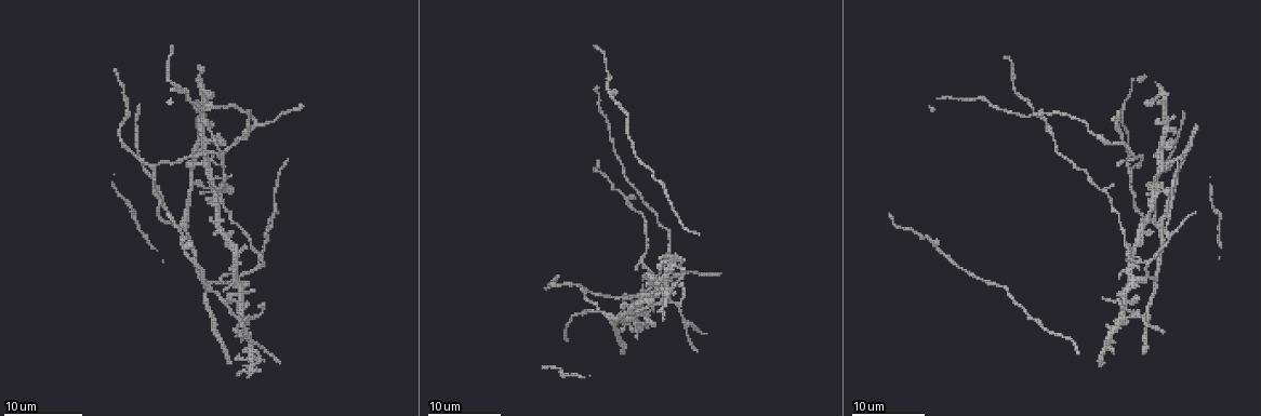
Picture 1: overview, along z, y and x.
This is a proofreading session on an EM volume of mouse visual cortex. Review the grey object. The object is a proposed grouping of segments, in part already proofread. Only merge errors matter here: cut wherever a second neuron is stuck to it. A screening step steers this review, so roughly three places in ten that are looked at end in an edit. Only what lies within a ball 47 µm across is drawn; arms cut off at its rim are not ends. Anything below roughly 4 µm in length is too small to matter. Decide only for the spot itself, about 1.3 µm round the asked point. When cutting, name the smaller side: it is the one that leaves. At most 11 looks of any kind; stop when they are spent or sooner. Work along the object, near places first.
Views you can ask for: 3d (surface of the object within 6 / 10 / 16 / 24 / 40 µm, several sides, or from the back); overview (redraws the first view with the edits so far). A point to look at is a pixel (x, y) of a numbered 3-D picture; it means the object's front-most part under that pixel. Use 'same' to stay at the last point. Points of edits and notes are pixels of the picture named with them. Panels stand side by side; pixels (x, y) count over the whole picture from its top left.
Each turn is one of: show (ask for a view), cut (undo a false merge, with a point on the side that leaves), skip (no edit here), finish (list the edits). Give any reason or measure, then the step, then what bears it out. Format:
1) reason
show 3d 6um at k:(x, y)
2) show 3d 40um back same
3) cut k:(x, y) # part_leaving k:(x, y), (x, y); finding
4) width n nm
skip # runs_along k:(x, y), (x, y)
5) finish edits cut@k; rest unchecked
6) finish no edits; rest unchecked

arms part here
show 3d 24um at 1:(1126, 245)

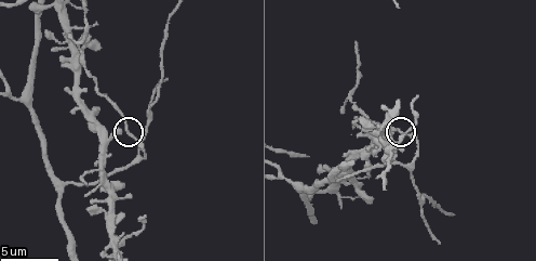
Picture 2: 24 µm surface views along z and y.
show 3d 6um at 2:(400, 132)

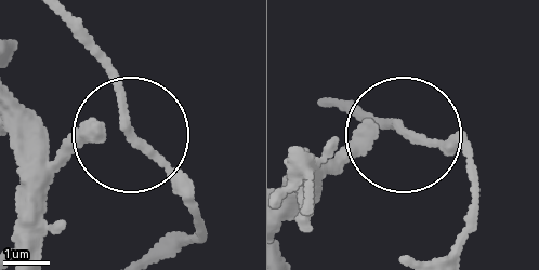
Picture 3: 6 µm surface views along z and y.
side_arm 39 um
skip # one neuron here

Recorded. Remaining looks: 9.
three arms meet
show 3d 10um at 2:(84, 51)

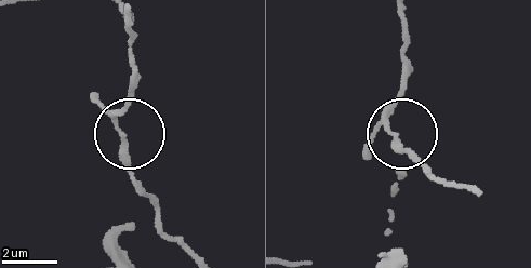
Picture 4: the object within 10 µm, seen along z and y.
show 3d 6um at 4:(396, 138)

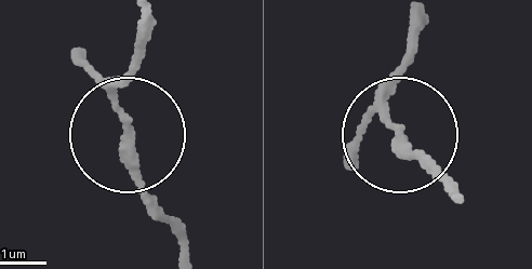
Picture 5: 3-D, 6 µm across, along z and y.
width 160 nm
skip # runs_along 5:(187, 245), (145, 187), (118, 94), (141, 28); all the same neuron

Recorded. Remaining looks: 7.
a fork
show 3d 16um at 1:(1125, 144)

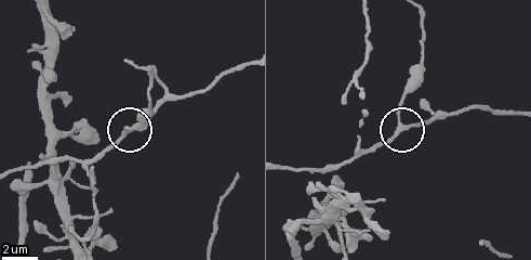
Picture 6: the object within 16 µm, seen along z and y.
show 3d 10um at 6:(401, 126)

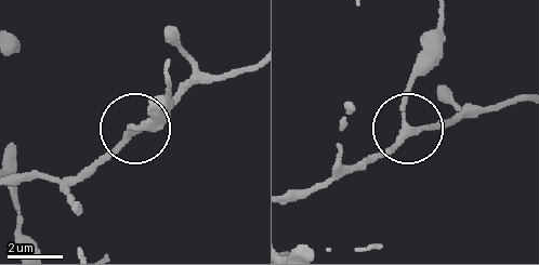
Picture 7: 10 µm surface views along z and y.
side_arm 11 um; arms 3
skip # one neuron here

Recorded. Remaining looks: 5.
thin arm on a thick one
show 3d 16um at 2:(336, 192)

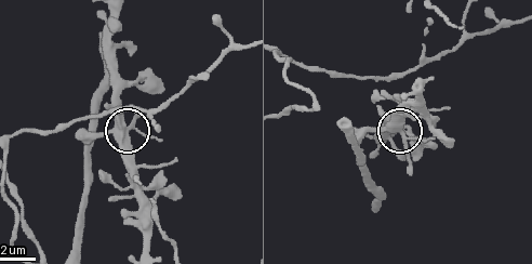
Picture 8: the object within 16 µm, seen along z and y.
show 3d 6um at 8:(397, 132)

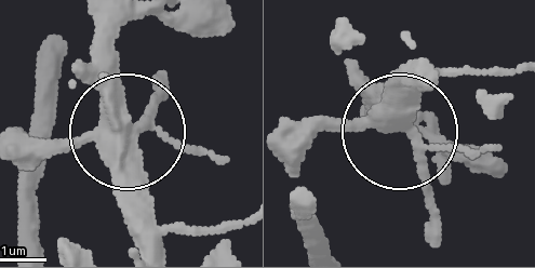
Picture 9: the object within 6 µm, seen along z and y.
skip # runs_along 9:(162, 242), (135, 125), (162, 91); continuous, no second neuron

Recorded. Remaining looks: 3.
three-way junction
show 3d 24um at 1:(1129, 168)

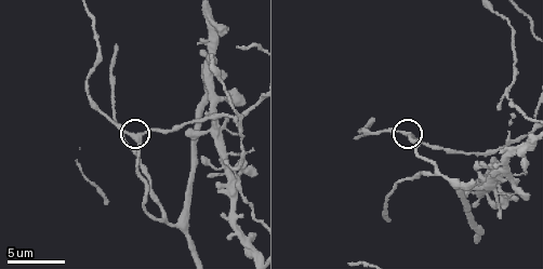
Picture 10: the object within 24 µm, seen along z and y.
closer look
show 3d 6um at 10:(136, 133)

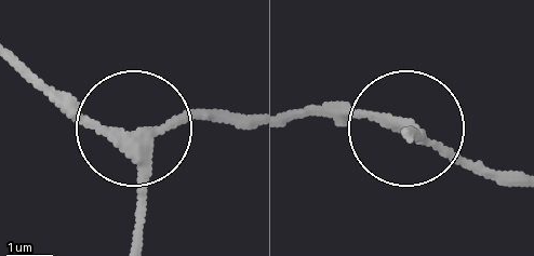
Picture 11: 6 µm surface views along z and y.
width 260 nm
skip # runs_along 11:(409, 129), (292, 117); one neuron here

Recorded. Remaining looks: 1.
finish no edits; rest unchecked

